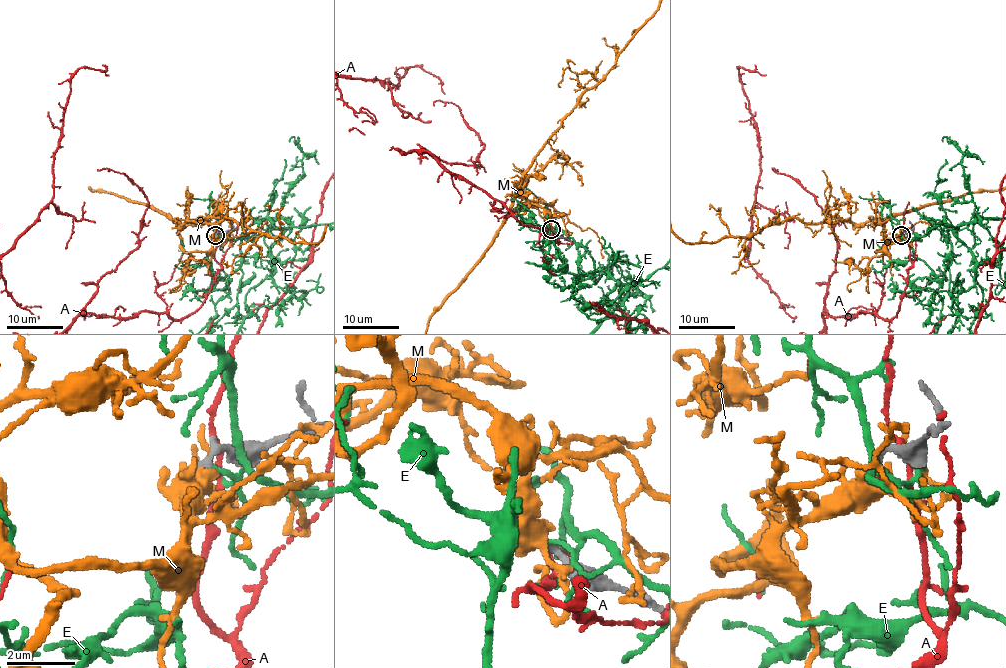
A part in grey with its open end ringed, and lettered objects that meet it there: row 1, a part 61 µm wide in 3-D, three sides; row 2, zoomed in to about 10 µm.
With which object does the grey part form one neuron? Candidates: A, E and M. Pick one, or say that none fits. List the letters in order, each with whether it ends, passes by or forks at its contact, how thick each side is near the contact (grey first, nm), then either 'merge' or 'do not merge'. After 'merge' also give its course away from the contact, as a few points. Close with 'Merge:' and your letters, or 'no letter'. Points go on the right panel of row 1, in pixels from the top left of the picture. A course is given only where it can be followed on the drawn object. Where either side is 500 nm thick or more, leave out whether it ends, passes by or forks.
A: it passes by; 440 nm thick on the grey side, 130 nm on the other; do not merge
E: it passes by; 200 nm thick on the grey side, 90 nm on the other; do not merge
M: 200 nm thick on the grey side, 550 nm on the other; do not merge
Merge: no letter

